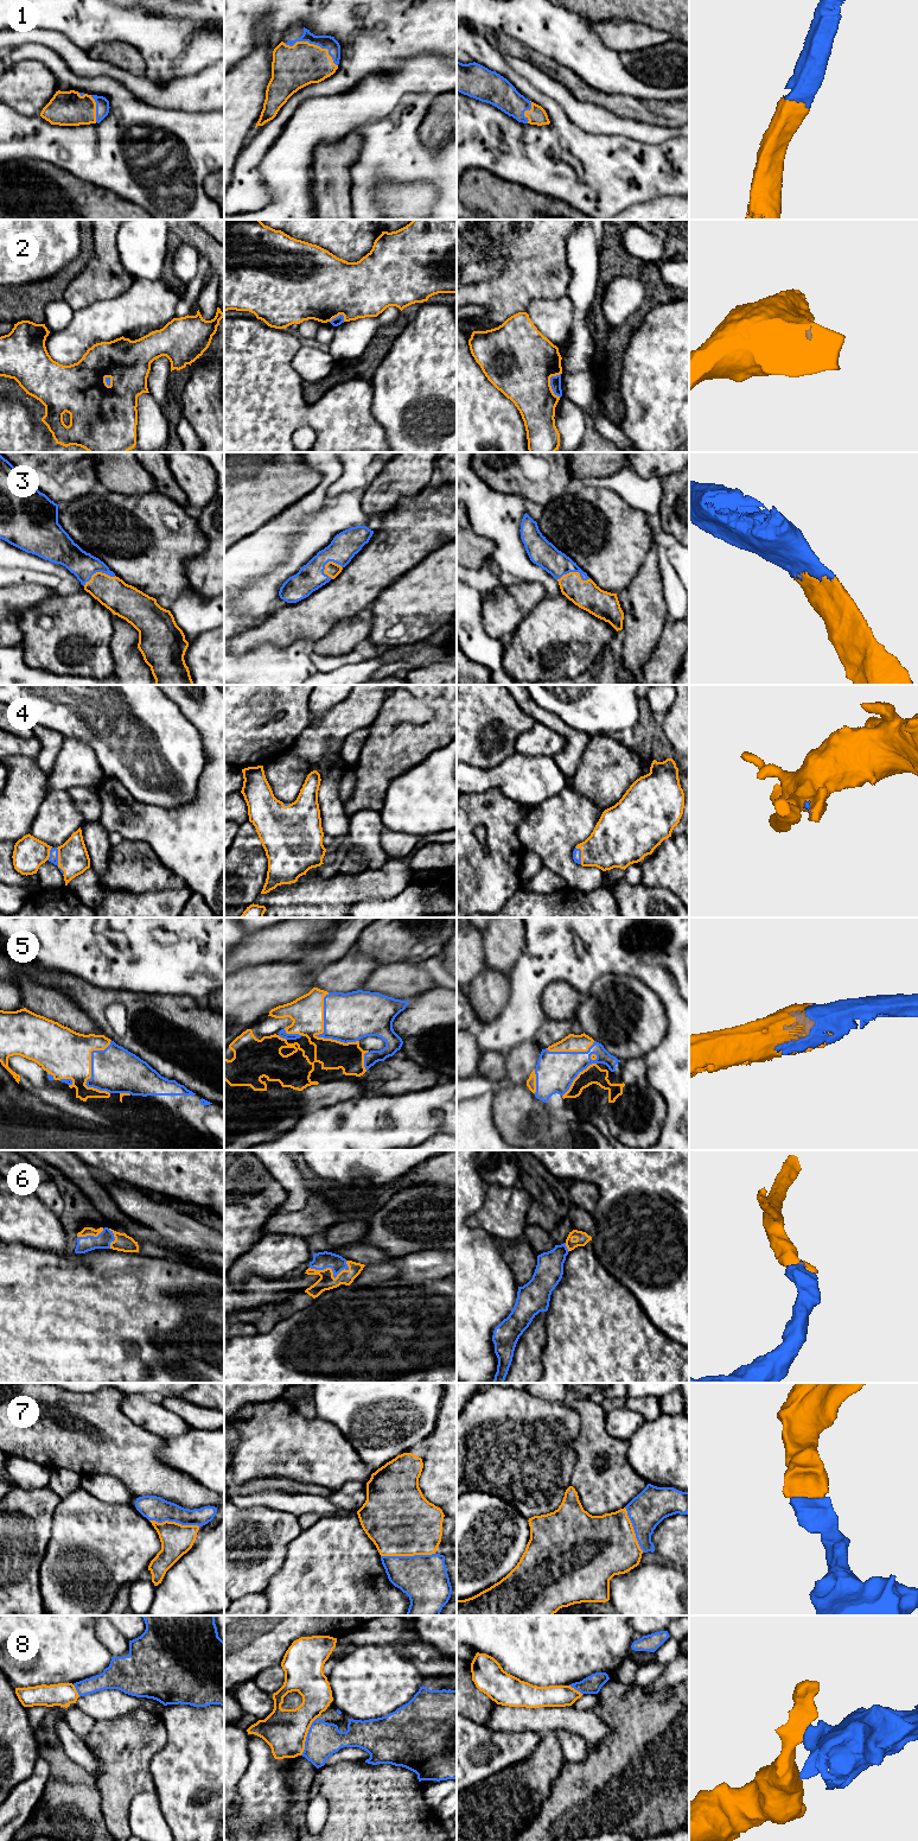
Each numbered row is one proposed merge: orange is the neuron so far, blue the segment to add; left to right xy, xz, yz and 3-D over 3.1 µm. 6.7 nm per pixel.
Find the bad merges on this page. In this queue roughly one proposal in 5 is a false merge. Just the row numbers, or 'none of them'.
8

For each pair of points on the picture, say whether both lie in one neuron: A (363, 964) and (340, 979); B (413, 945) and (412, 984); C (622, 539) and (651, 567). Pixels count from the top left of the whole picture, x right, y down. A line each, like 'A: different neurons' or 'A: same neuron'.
A: same neuron
B: different neurons
C: different neurons

